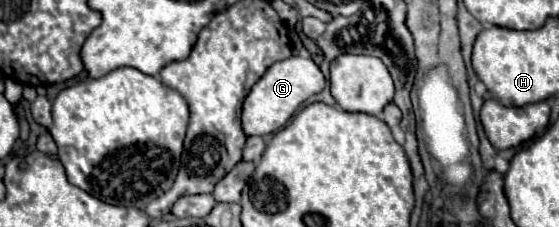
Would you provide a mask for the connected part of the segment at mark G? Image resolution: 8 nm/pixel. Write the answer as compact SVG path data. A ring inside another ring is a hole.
M290 57L284 61L274 63L266 75L252 87L250 95L244 101L242 109L242 129L244 133L250 135L270 135L280 131L288 119L294 115L294 111L312 95L320 93L324 89L326 81L320 71L320 67L312 59L304 57Z

